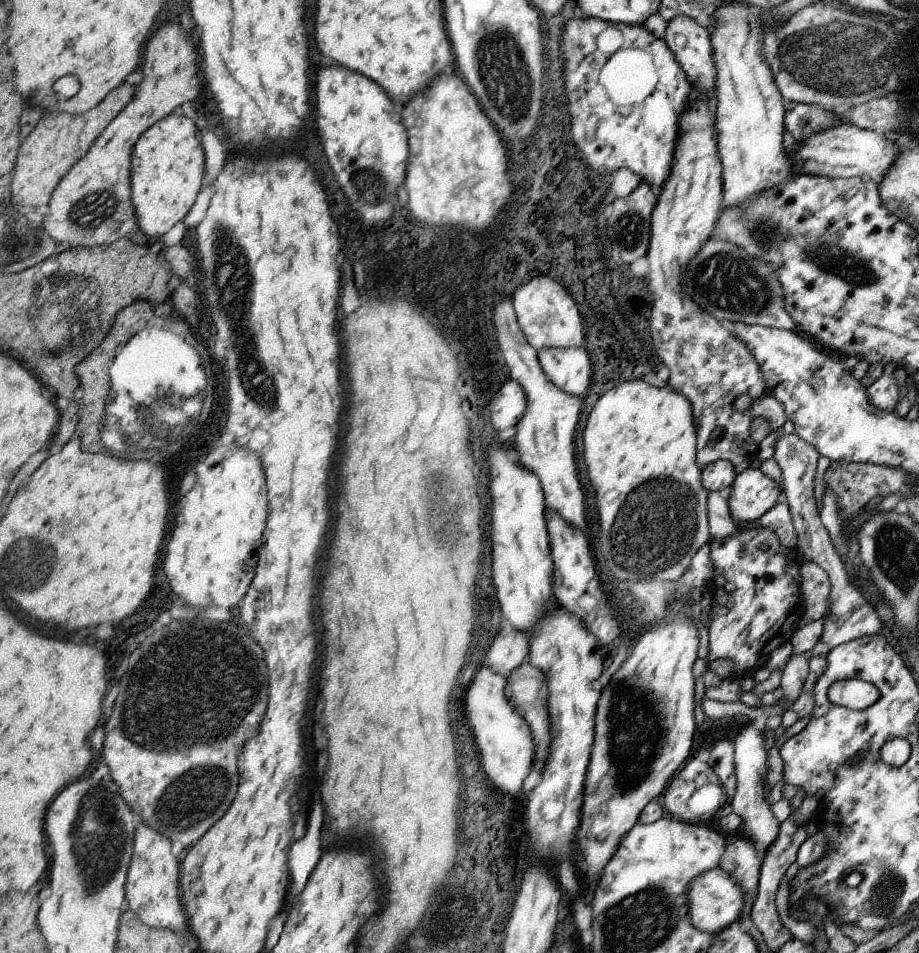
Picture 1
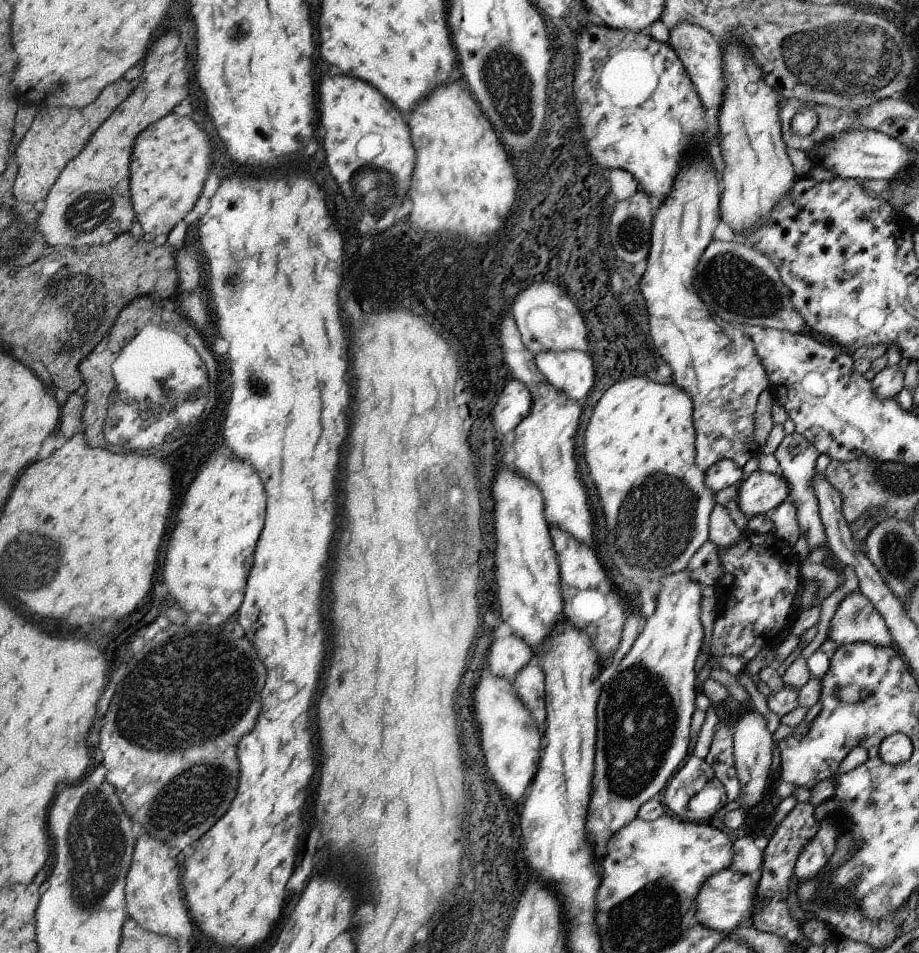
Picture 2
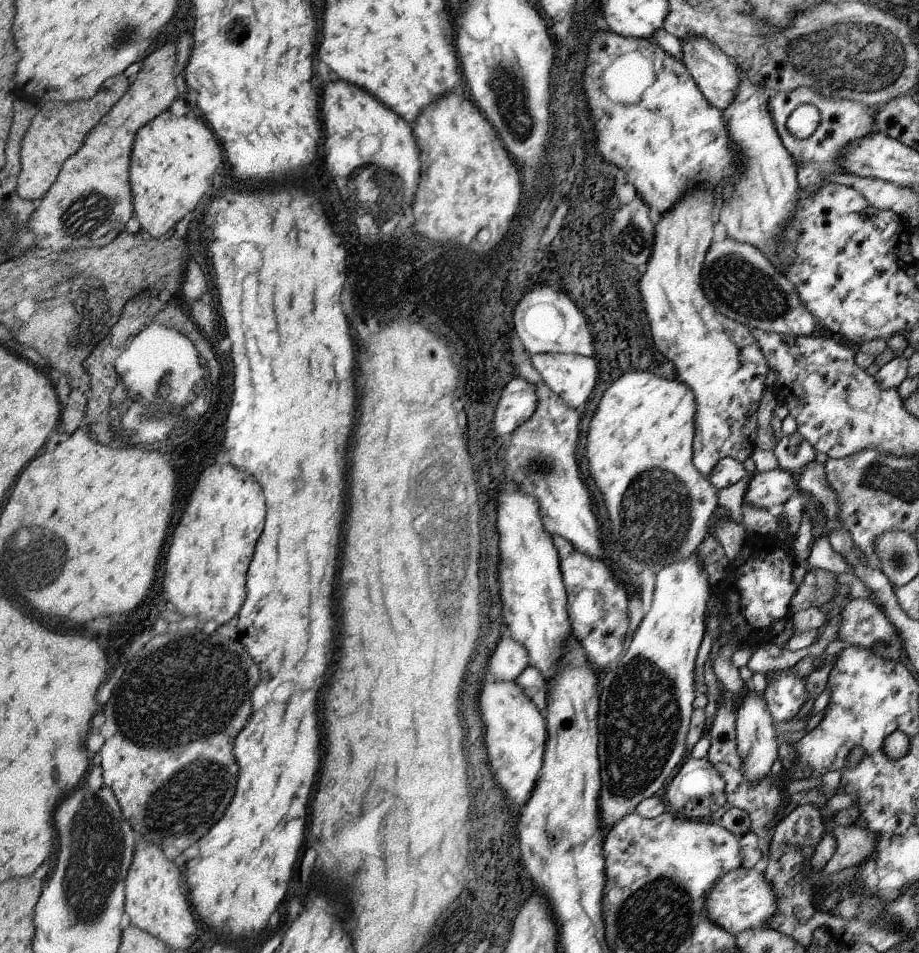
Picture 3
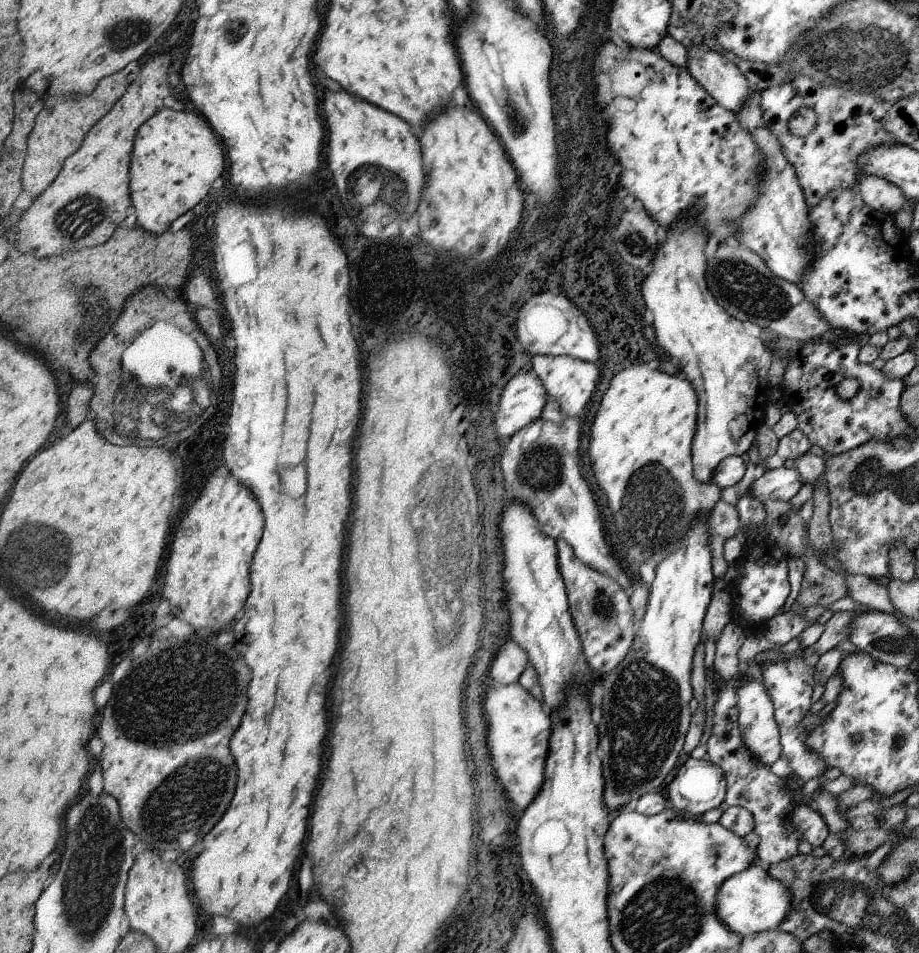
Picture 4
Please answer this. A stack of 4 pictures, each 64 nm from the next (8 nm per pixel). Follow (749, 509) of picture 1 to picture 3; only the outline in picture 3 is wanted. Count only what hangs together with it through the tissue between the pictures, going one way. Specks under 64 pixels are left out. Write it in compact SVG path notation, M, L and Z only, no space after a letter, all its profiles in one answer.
M777 468L773 472L759 472L753 474L745 488L743 506L767 510L773 504L785 504L795 490L799 490L797 480L785 470Z

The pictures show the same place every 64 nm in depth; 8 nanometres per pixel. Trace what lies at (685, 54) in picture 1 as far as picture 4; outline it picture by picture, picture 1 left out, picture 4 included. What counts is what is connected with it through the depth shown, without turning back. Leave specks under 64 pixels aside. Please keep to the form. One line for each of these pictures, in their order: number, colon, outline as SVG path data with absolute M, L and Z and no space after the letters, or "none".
2: M679 24L677 28L669 30L669 40L667 46L671 50L675 50L675 56L681 60L697 96L701 98L701 104L705 110L709 108L717 108L721 106L721 96L723 96L723 54L721 54L721 46L719 42L707 32L701 30L699 26L691 26L691 24Z
3: M693 36L689 40L683 40L681 42L681 64L687 68L689 78L697 84L699 92L713 108L723 112L731 104L731 100L737 92L737 86L741 82L741 76L733 64L733 60L717 44L713 44L711 40L707 40L703 36Z
4: M697 44L693 48L687 50L687 72L693 76L693 80L725 110L735 112L747 102L749 94L755 92L749 82L745 80L745 76L741 76L741 72L737 70L737 66L731 64L731 58L727 58L725 54L721 54L715 48L707 48L703 44Z

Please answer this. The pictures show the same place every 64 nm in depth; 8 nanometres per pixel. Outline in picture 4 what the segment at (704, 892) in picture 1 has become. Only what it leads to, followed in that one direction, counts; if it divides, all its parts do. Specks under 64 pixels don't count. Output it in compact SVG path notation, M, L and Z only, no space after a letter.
M765 860L755 862L751 868L747 868L741 874L735 874L731 878L727 878L717 896L715 896L715 910L717 910L717 918L735 934L739 936L755 936L759 932L767 932L767 930L777 930L777 926L783 922L787 910L791 908L791 894L787 888L783 888L783 884L779 884L777 880L773 880L767 874L767 868L771 864L765 864Z

